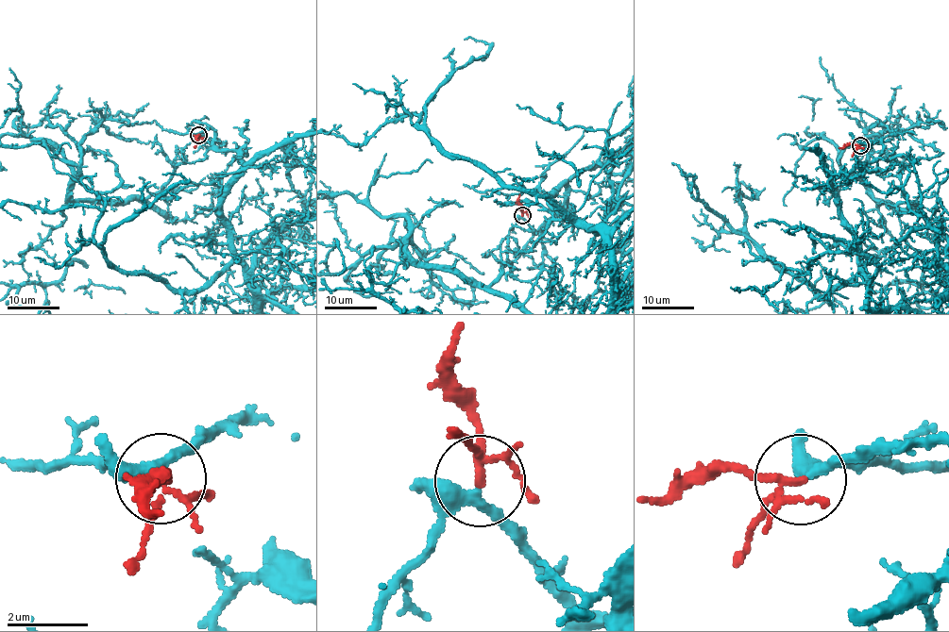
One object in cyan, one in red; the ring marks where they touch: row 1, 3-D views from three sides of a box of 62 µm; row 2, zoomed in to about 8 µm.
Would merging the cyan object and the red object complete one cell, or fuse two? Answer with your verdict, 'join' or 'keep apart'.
join

